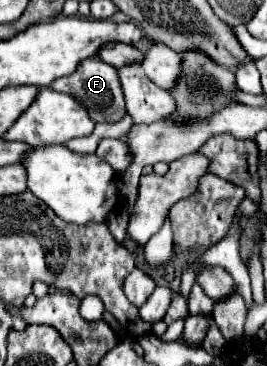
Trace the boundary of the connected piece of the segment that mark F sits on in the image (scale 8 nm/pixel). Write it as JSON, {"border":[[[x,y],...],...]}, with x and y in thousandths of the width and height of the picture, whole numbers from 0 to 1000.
{"border":[[[367,153],[307,169],[307,180],[292,180],[292,191],[277,202],[262,202],[262,213],[217,213],[217,224],[195,224],[195,240],[210,251],[262,257],[292,279],[307,279],[307,290],[322,290],[322,301],[352,333],[442,333],[472,311],[472,284],[464,284],[457,235],[442,219],[442,191],[427,180],[404,180]]]}

